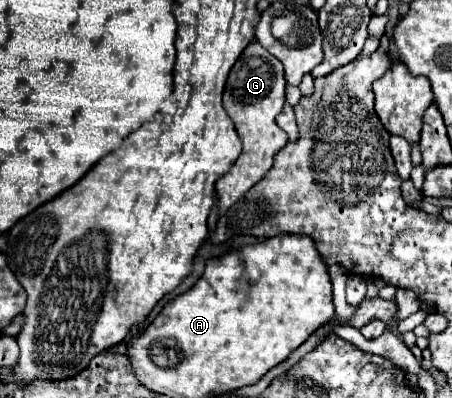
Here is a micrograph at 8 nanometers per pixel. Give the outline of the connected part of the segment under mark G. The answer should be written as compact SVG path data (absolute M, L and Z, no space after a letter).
M252 40L242 56L230 70L224 90L224 108L236 124L236 132L242 138L242 154L230 166L226 174L216 182L218 192L218 210L224 214L234 202L238 202L260 178L272 168L274 154L288 142L288 134L276 124L276 116L284 106L284 66L274 58L260 42Z

